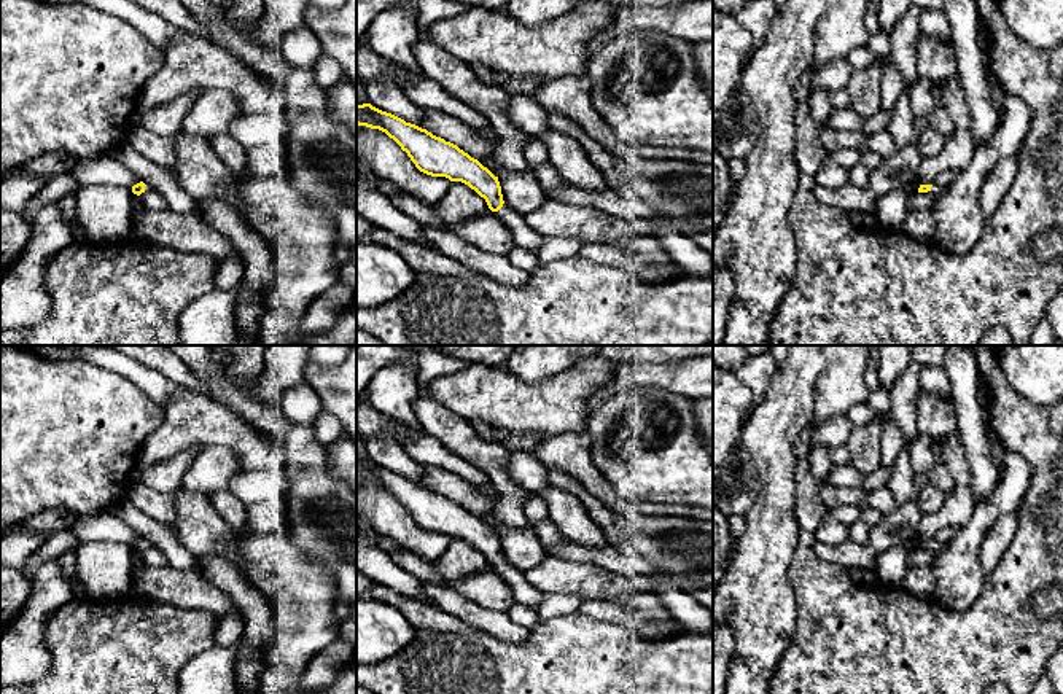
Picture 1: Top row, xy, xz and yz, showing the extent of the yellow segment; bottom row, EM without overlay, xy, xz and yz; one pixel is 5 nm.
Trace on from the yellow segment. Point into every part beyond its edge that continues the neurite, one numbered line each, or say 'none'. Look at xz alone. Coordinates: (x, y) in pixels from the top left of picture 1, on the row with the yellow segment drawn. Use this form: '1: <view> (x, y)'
1: xz (524, 236)

